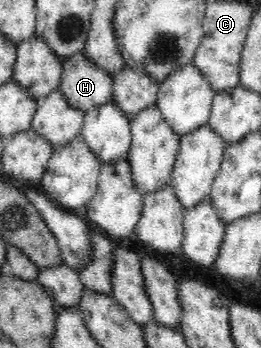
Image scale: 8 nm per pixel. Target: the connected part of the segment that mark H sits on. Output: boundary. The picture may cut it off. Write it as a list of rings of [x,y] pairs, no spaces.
[[[83,52],[65,58],[62,63],[58,89],[73,108],[86,112],[112,100],[113,77],[96,68]]]

